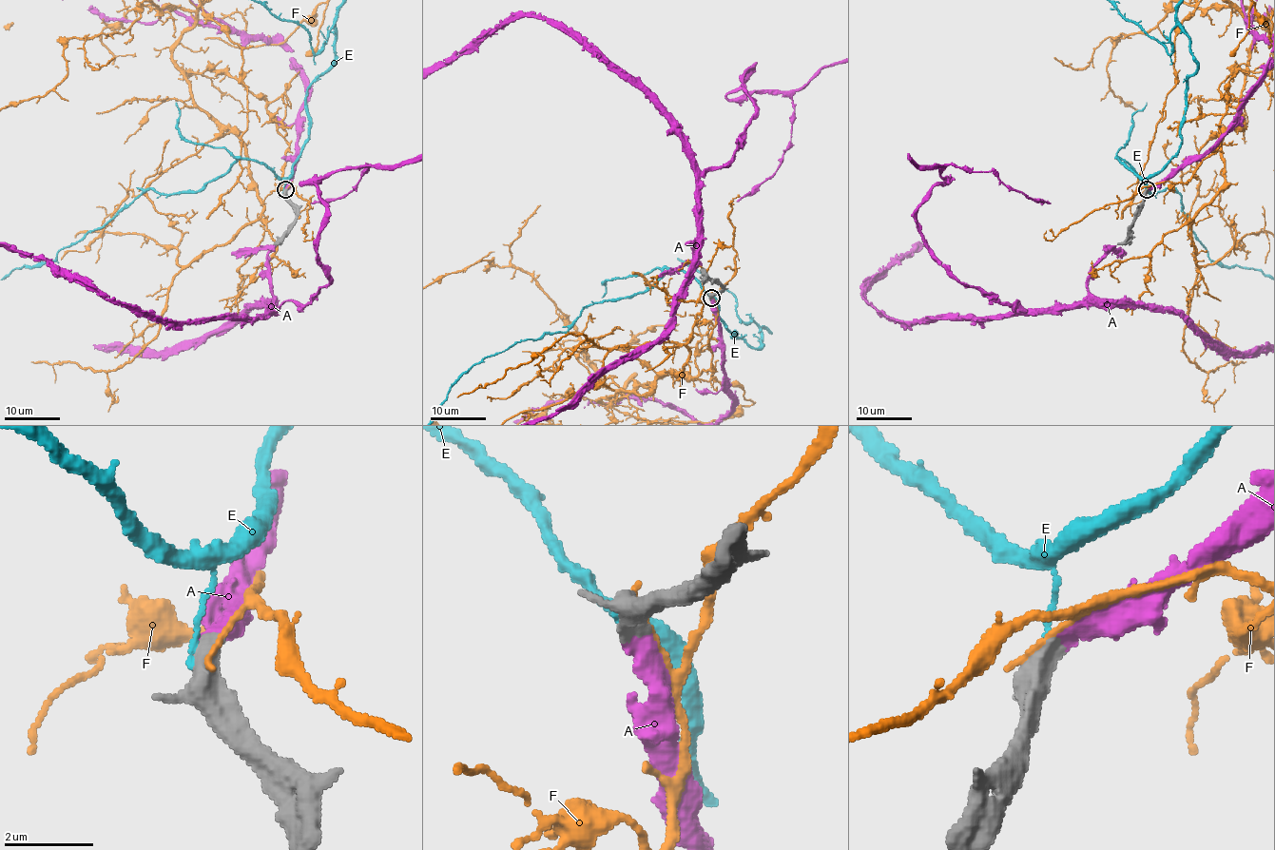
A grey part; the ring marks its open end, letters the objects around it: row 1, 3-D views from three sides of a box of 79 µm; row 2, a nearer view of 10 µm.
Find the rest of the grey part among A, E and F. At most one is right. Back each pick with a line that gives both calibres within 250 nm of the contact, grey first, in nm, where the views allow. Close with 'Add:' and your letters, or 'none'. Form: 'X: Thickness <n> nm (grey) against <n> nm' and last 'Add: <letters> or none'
A: Thickness 480 nm (grey) against 420 nm
Add: A

